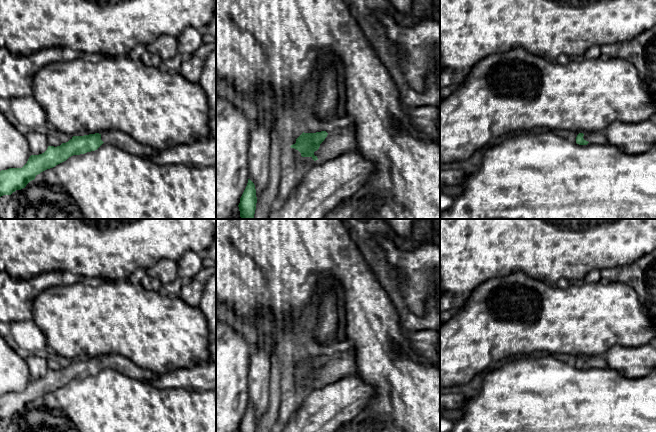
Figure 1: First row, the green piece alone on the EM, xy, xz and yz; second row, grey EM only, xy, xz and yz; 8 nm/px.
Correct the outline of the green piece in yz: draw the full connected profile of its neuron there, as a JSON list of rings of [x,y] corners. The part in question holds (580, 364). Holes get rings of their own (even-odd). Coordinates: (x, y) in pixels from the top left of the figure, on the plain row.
[[[588,356],[579,357],[576,361],[576,367],[579,369],[587,369],[589,366],[605,366],[606,359],[605,356]]]

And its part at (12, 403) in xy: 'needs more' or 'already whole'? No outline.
needs more

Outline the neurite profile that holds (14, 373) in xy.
[[[0,335],[0,395],[22,392],[31,380],[26,360]]]

